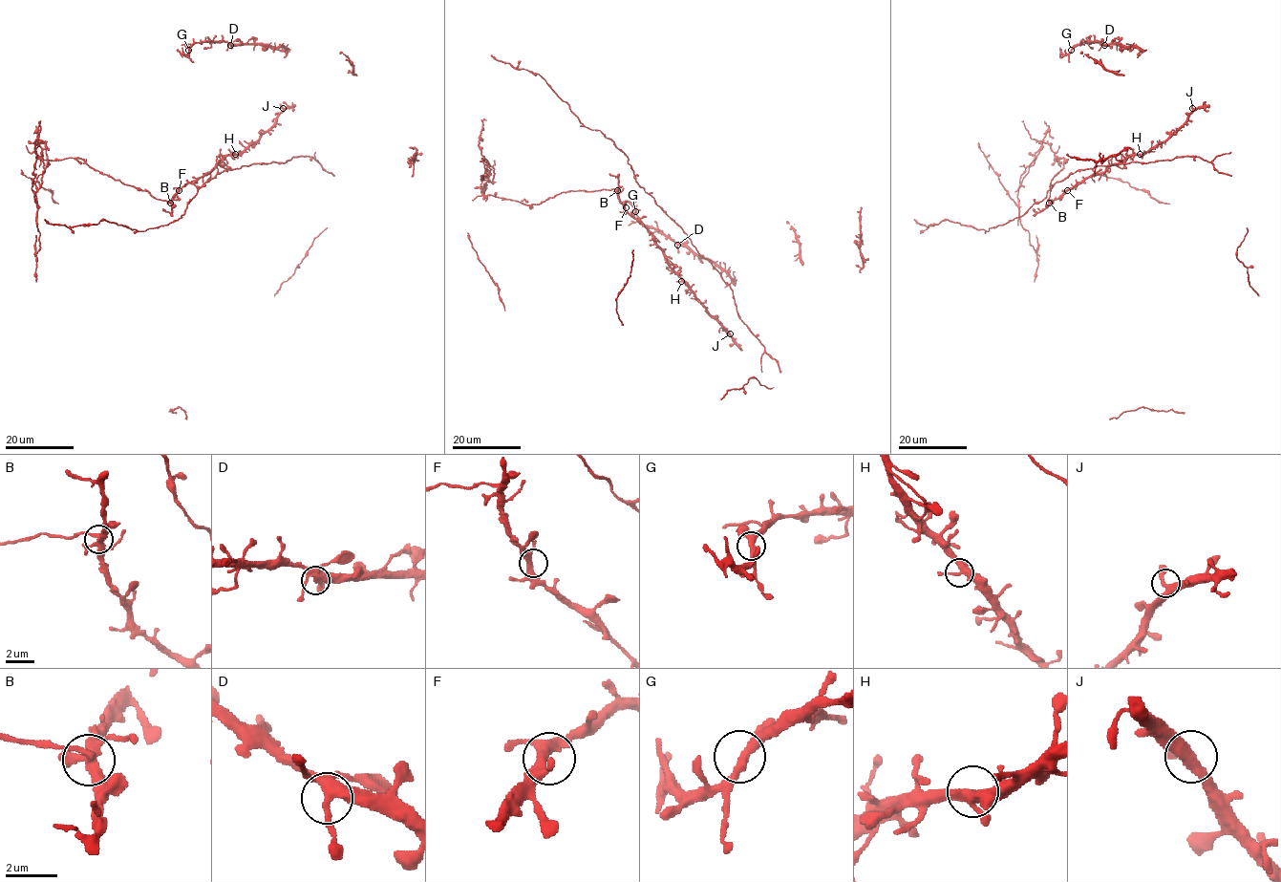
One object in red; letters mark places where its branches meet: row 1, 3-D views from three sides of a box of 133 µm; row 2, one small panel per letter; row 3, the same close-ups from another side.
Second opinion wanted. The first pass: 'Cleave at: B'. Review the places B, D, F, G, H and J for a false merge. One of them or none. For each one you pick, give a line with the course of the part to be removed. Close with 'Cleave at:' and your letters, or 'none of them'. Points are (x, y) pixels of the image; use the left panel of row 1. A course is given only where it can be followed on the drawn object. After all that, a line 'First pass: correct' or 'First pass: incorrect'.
B: course (170, 203), (101, 174), (79, 158), (43, 160), (34, 141), (45, 147), (45, 173), (35, 193), (36, 282)
Cleave at: B
First pass: correct

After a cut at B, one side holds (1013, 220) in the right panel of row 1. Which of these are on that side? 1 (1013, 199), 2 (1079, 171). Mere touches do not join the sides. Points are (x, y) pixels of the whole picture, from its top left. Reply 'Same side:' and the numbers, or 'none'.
Same side: 2

